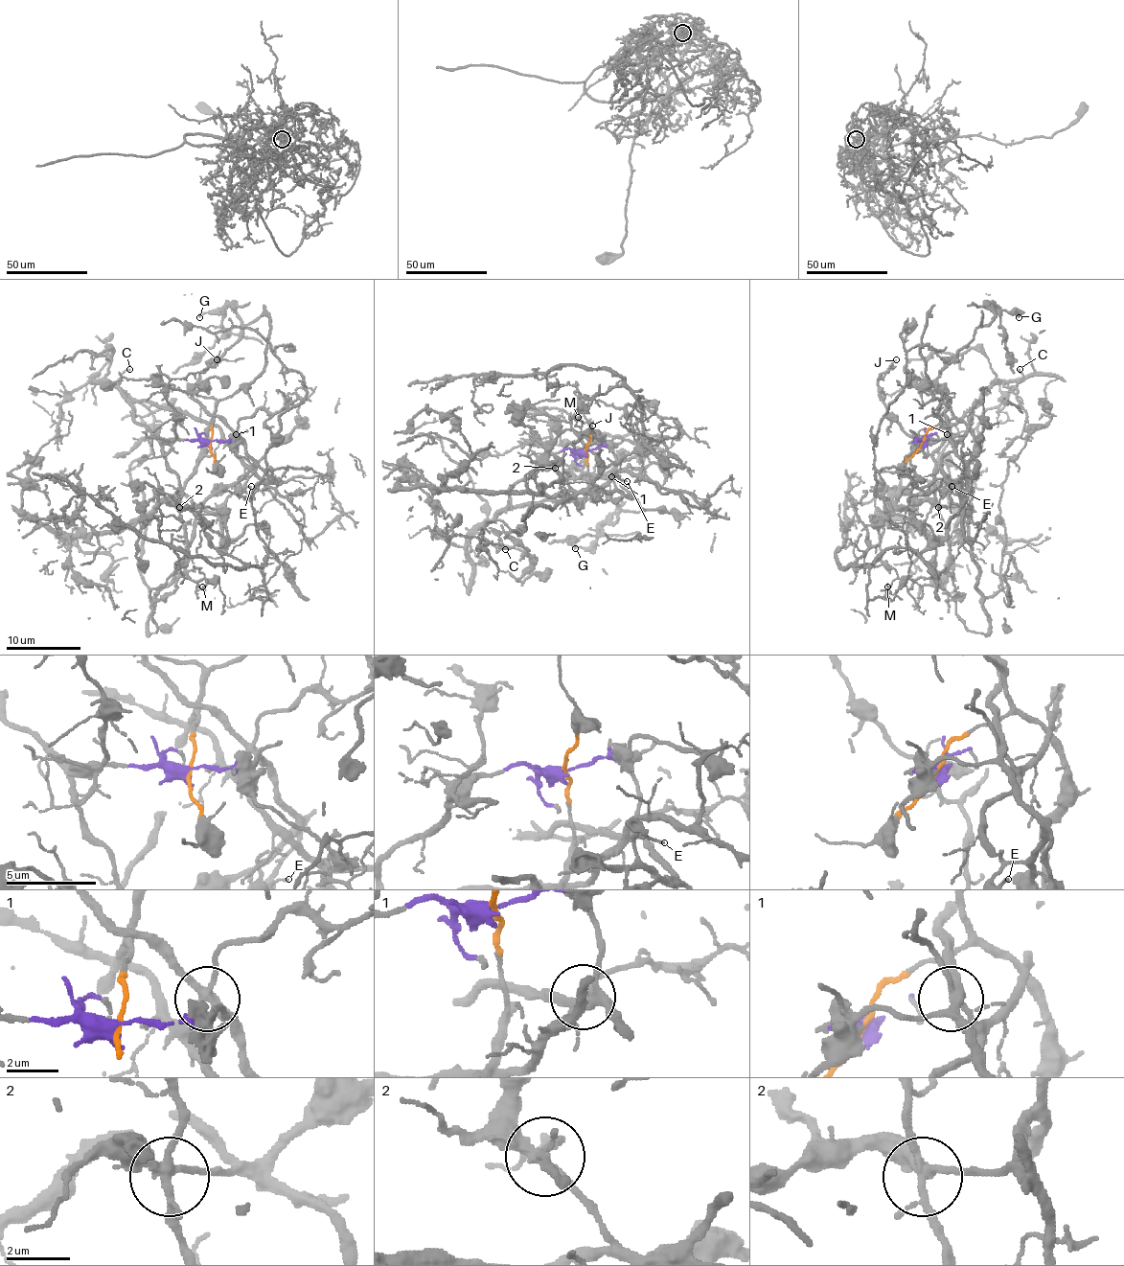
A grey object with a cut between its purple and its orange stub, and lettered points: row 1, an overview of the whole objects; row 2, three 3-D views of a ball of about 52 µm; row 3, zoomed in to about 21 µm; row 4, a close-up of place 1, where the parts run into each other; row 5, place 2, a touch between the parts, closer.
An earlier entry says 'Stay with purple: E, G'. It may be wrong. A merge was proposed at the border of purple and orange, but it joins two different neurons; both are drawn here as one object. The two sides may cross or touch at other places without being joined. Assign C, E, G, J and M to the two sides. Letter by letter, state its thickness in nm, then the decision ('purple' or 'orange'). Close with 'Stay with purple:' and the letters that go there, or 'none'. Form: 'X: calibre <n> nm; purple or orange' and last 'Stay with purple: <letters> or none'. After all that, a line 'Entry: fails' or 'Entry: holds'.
C: calibre 110 nm; orange
E: calibre 110 nm; purple
G: calibre 180 nm; purple
J: calibre 120 nm; orange
M: calibre 140 nm; orange
Stay with purple: E, G
Entry: holds

